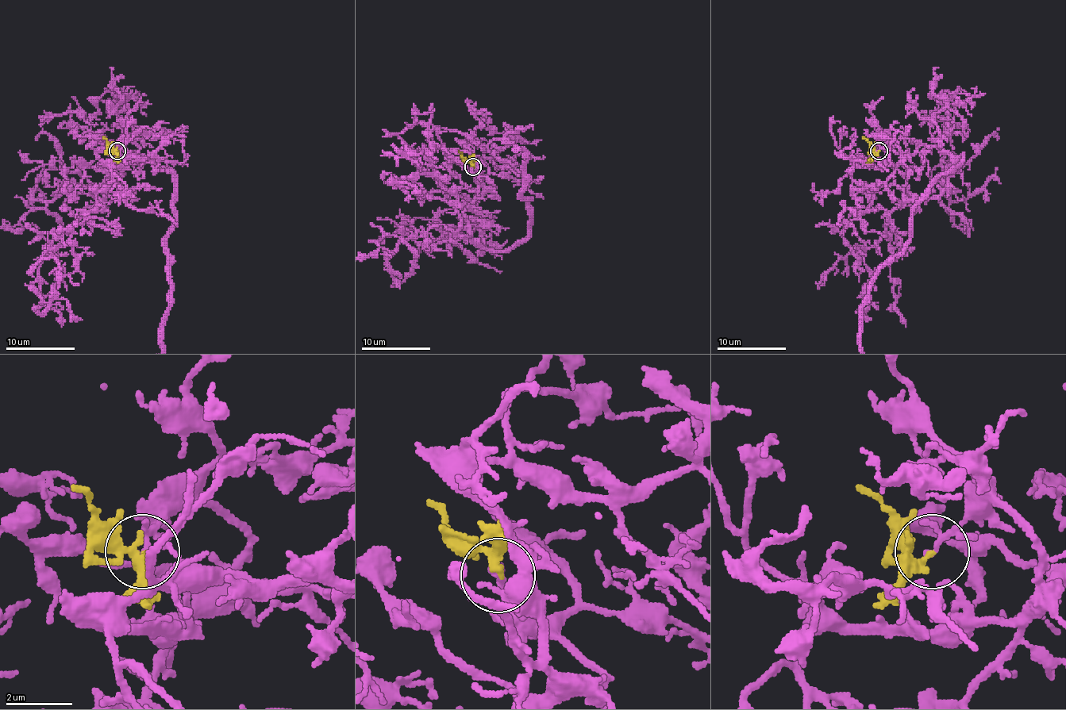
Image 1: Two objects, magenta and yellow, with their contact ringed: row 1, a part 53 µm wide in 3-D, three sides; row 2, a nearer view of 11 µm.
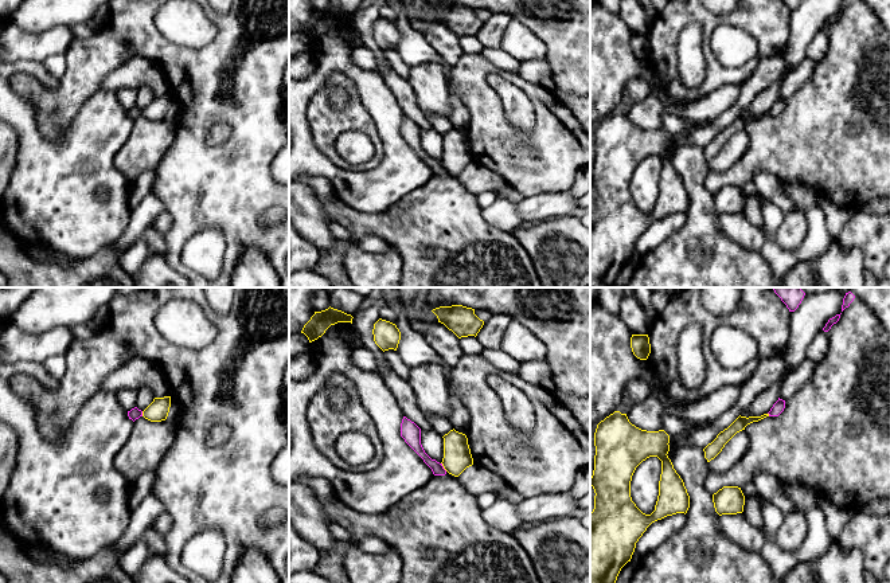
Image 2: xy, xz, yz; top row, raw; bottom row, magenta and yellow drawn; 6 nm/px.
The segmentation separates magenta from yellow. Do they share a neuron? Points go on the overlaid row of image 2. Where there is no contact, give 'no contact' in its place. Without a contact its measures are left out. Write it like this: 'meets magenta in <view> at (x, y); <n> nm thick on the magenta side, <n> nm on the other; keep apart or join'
meets magenta in xz at (442, 466); 100 nm thick on the magenta side, 170 nm on the other; keep apart

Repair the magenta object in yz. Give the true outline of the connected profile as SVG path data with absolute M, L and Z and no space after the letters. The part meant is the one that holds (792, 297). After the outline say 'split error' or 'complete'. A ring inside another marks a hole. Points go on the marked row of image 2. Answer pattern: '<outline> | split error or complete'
M773 287L773 290L786 305L789 312L795 312L805 296L800 287Z | complete

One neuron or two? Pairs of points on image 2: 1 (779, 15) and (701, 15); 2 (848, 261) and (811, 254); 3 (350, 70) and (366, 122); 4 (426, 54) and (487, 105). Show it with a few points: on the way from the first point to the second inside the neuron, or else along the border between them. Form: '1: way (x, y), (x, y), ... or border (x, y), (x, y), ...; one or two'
1: way (760, 15), (719, 18); one
2: border (834, 241), (815, 265); two
3: border (336, 71), (352, 82), (358, 98), (374, 121); two
4: border (451, 66), (452, 83); two

